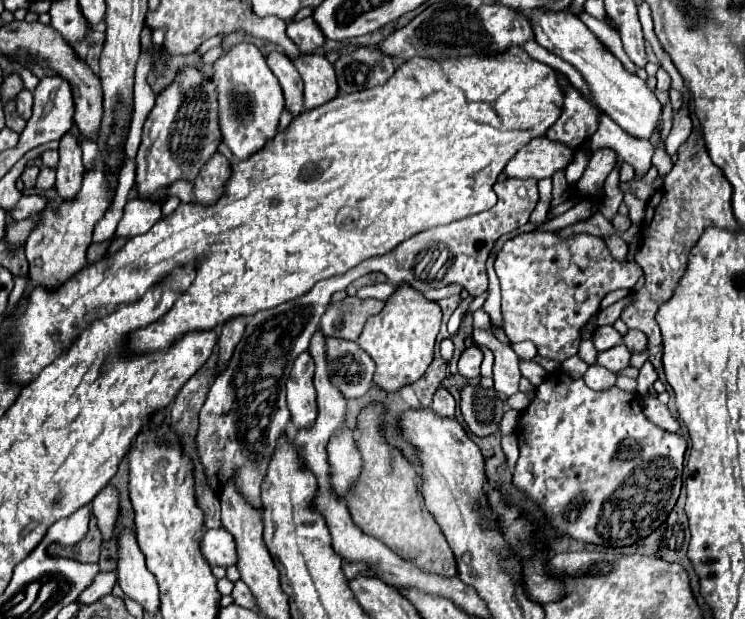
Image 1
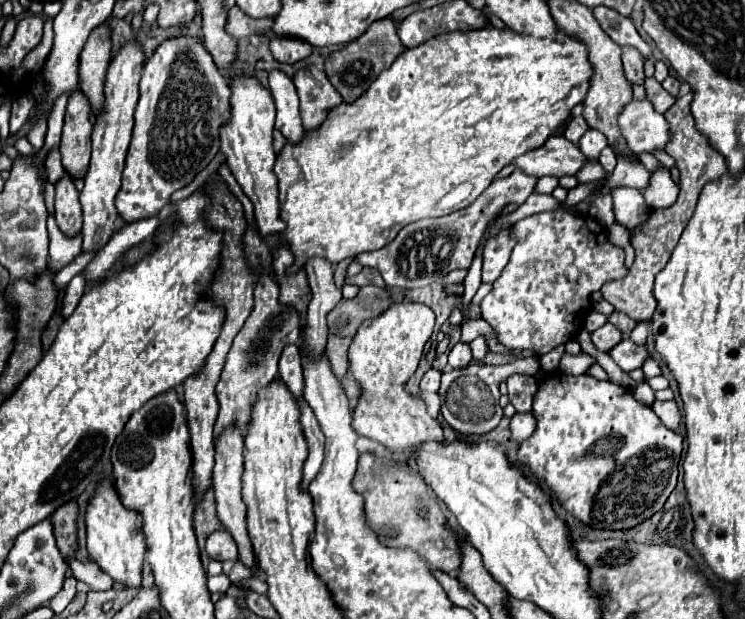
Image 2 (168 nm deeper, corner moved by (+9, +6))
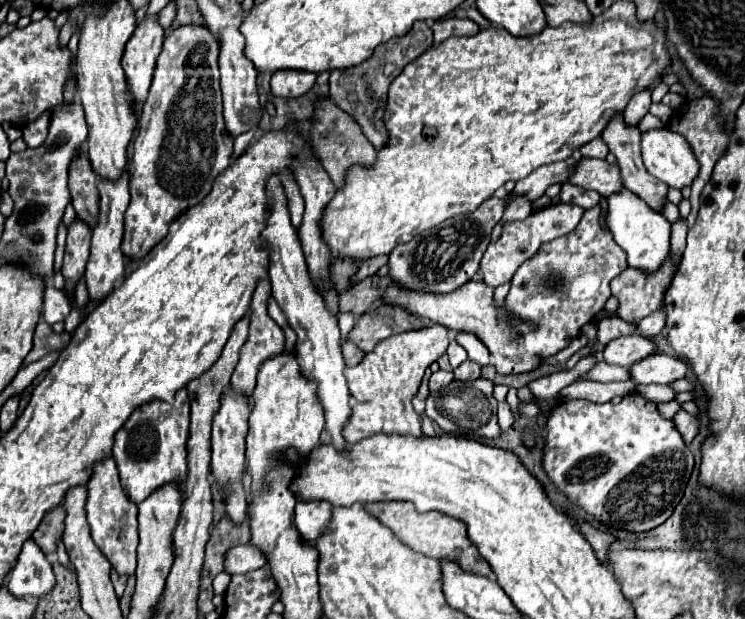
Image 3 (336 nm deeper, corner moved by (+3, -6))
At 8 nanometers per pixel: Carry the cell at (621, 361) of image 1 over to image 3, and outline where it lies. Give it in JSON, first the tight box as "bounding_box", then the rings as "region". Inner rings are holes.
{"bounding_box":[630,354,686,384],"region":[[[652,354],[630,366],[636,384],[670,384],[686,376],[686,364],[668,354]]]}

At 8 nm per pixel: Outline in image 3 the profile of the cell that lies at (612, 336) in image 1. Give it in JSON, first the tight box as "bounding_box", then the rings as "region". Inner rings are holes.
{"bounding_box":[604,334,656,368],"region":[[[632,334],[632,336],[620,336],[612,342],[606,344],[604,348],[604,360],[608,364],[616,364],[616,366],[624,366],[630,368],[630,364],[634,364],[636,360],[642,360],[648,354],[654,354],[656,344],[640,334]]]}

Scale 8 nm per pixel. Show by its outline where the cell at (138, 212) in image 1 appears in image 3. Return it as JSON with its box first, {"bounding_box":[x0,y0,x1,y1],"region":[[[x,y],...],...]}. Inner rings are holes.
{"bounding_box":[42,284,74,324],"region":[[[52,284],[46,286],[42,316],[44,316],[44,320],[46,320],[48,324],[64,322],[64,318],[70,314],[72,308],[74,308],[74,300],[70,300],[66,292],[56,290]]]}

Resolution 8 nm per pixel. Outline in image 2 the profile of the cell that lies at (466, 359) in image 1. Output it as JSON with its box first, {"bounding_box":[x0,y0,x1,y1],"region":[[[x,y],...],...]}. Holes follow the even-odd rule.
{"bounding_box":[448,342,472,368],"region":[[[458,342],[450,354],[448,354],[448,366],[450,368],[462,368],[466,364],[472,362],[472,354],[470,354],[470,346],[464,342]]]}

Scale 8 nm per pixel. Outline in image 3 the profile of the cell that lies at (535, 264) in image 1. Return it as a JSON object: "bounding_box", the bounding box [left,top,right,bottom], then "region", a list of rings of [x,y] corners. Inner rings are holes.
{"bounding_box":[500,208,628,358],"region":[[[600,208],[586,210],[580,224],[570,234],[542,244],[540,250],[518,268],[518,272],[510,282],[510,292],[502,302],[500,316],[506,316],[506,318],[500,318],[500,322],[514,320],[514,322],[524,322],[532,326],[530,334],[516,336],[520,346],[526,348],[526,352],[532,352],[542,358],[554,356],[566,346],[570,346],[570,342],[580,334],[582,326],[588,324],[592,316],[596,316],[604,308],[604,302],[610,298],[612,278],[620,276],[626,268],[628,268],[628,262],[626,262],[624,250],[614,242],[612,234],[604,230],[600,224]]]}

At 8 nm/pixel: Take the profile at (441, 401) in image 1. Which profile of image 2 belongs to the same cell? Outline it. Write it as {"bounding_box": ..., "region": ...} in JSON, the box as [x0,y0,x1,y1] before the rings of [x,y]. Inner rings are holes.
{"bounding_box":[420,368,442,392],"region":[[[430,368],[430,370],[424,374],[422,382],[420,382],[420,390],[424,390],[424,392],[438,392],[438,388],[440,388],[440,376],[442,376],[440,370]]]}

